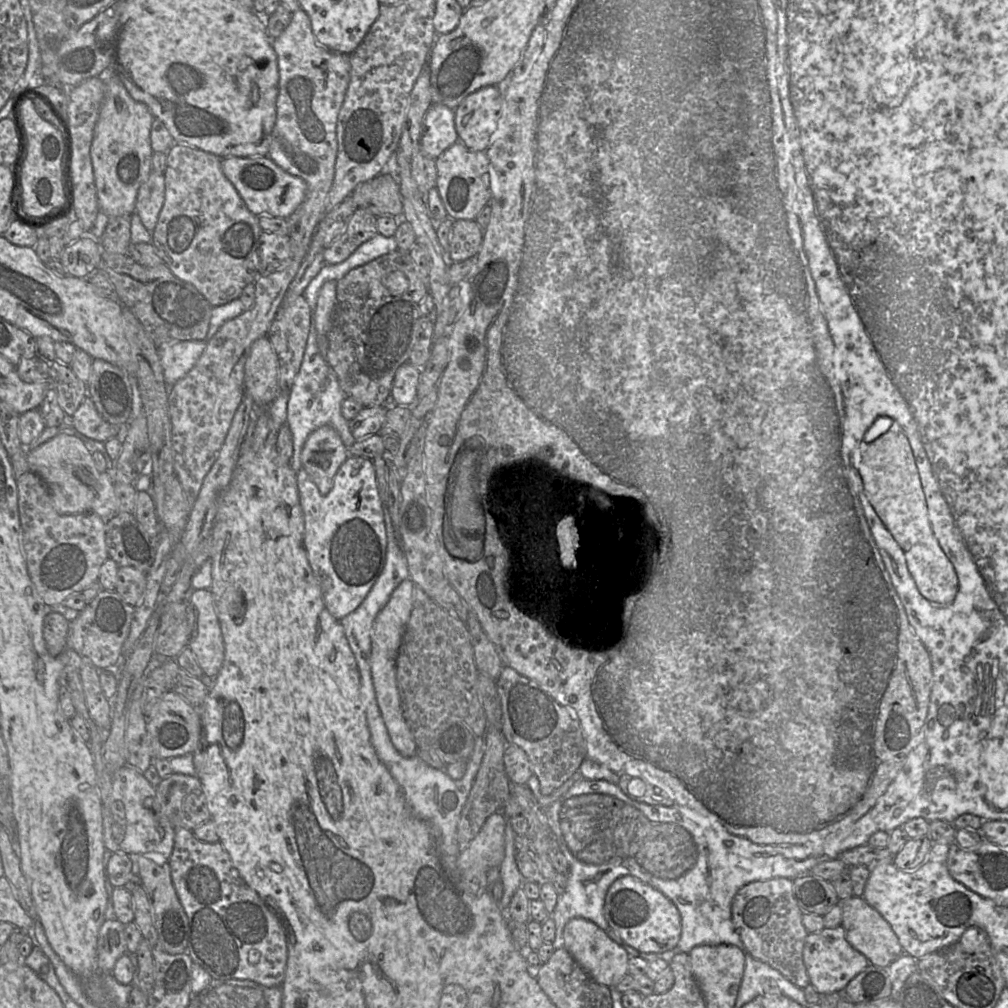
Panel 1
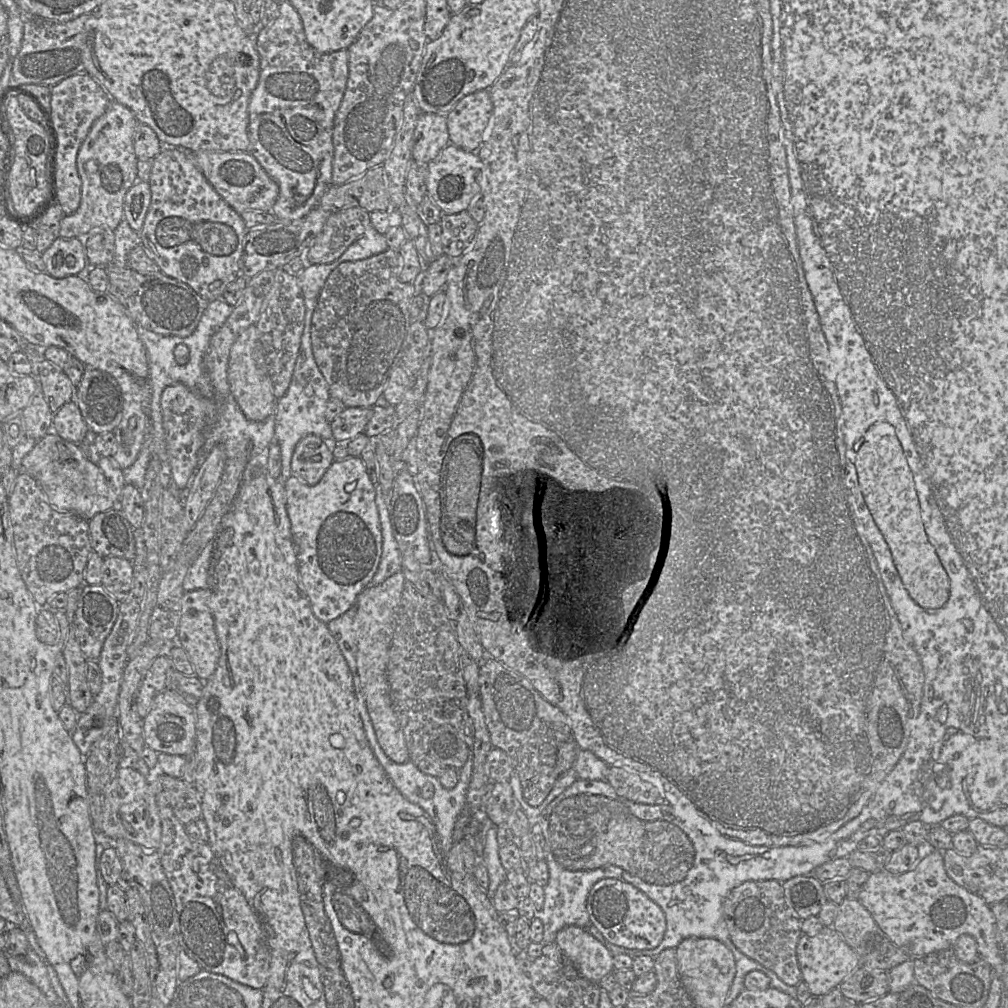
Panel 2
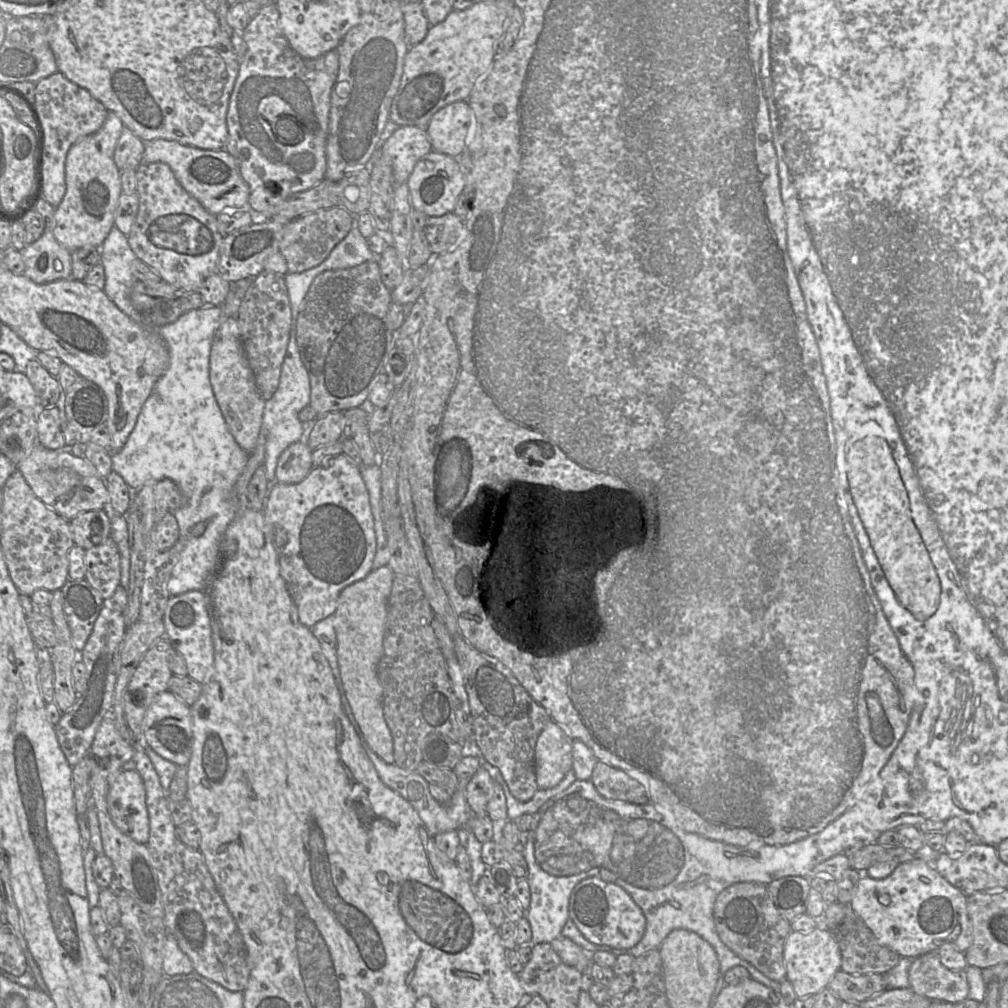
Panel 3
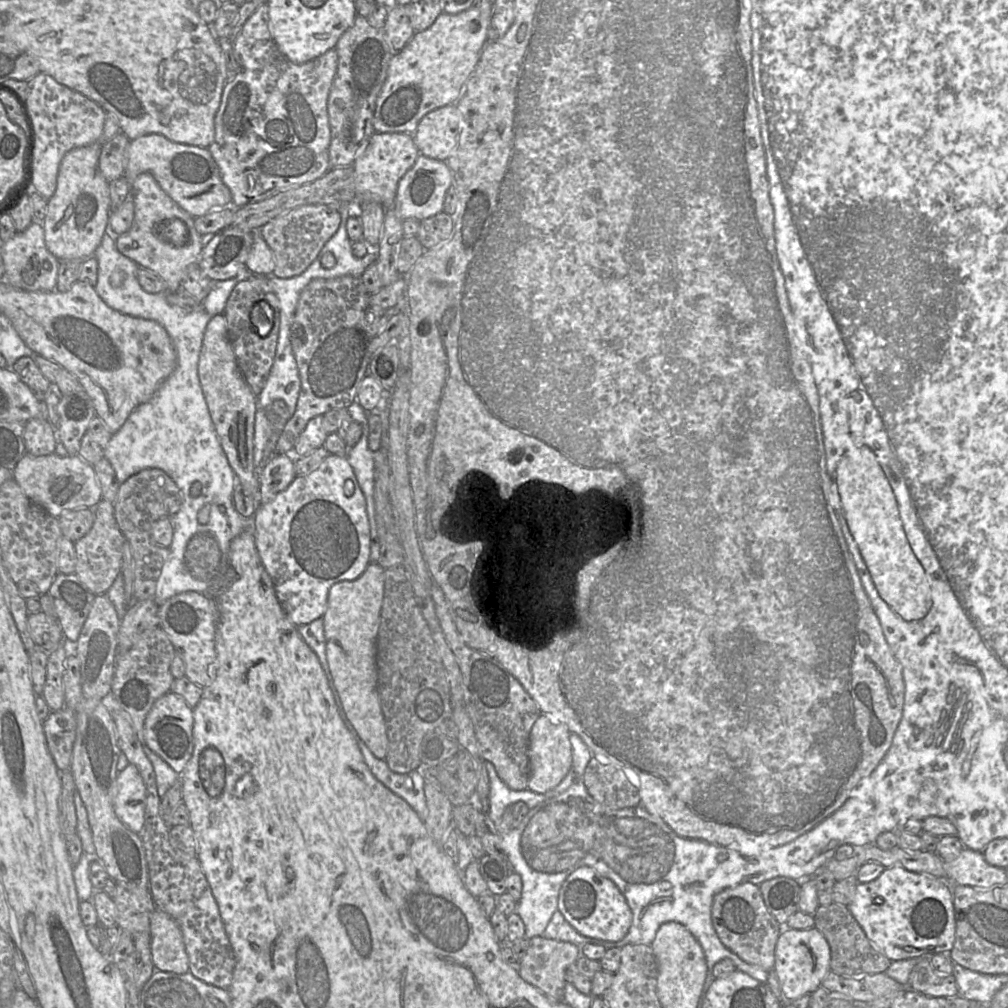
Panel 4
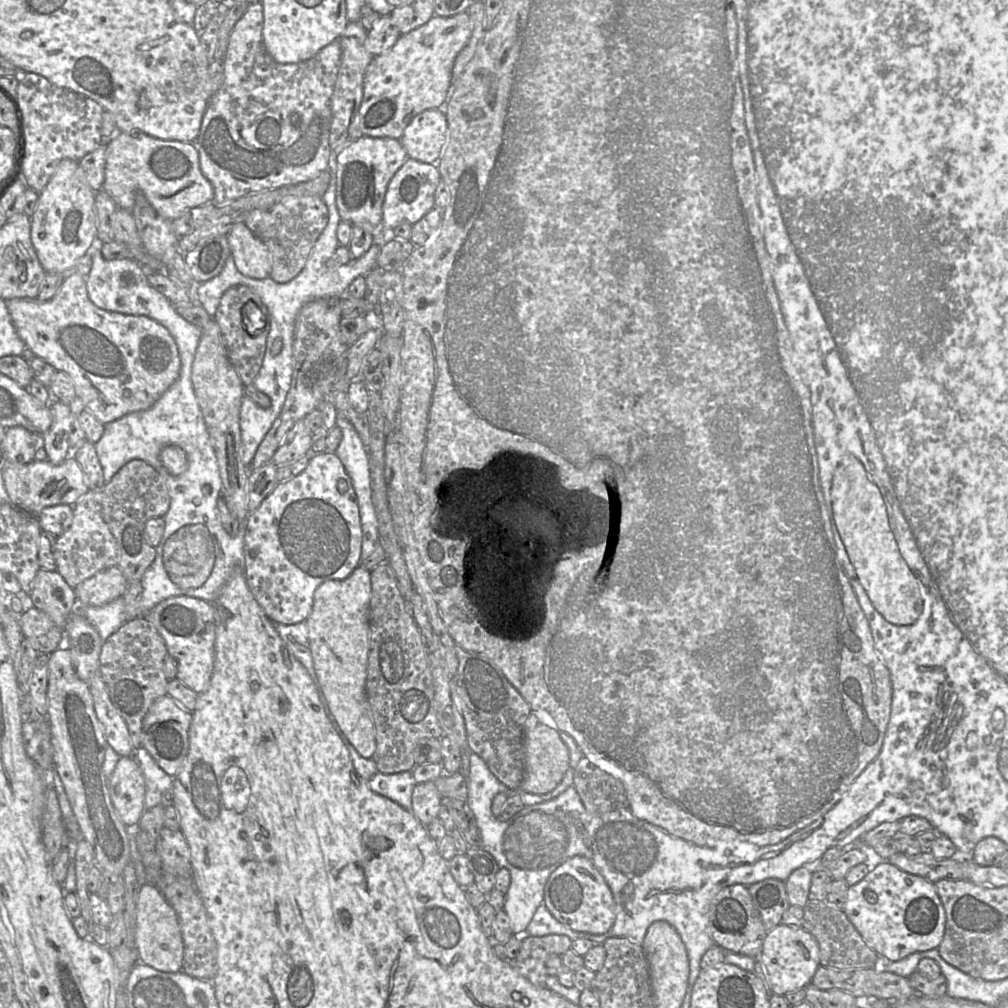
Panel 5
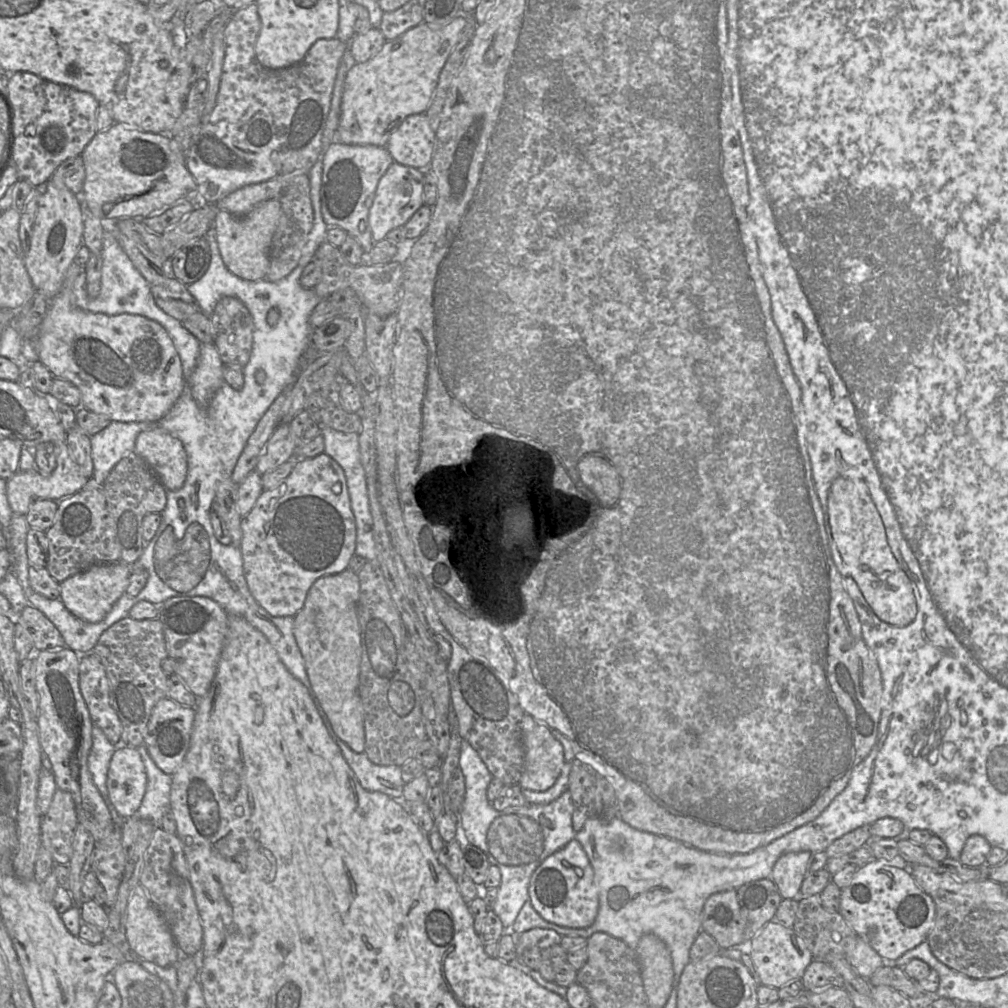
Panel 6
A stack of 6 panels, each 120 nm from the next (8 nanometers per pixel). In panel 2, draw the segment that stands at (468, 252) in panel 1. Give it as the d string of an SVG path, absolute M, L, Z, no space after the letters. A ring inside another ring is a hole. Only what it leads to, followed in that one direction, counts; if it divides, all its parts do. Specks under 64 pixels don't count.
M466 211L443 214L440 220L444 255L451 259L460 258L472 244L478 224Z

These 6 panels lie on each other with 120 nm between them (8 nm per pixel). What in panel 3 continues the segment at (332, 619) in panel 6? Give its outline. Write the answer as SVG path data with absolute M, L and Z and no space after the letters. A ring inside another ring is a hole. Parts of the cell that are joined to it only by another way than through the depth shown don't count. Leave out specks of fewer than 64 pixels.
M385 566L371 571L362 580L346 587L333 615L340 675L338 688L345 713L359 741L366 741L370 749L386 763L394 763L393 737L384 716L378 664L383 652L387 605L395 575L399 574L394 574Z

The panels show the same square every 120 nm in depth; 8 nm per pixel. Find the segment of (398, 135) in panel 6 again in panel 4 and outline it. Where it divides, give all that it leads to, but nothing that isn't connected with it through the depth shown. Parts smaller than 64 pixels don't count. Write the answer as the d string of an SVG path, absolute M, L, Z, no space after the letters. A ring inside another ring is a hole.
M451 104L426 114L412 135L421 155L446 161L457 146L460 126L460 112Z

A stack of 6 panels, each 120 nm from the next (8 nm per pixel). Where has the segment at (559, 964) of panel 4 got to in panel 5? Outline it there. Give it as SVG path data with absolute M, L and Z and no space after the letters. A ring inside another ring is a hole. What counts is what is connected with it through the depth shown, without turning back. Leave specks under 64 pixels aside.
M521 935L521 947L515 958L515 970L536 986L544 986L548 973L546 960L550 955L563 955L571 948L572 940L566 935L529 936Z

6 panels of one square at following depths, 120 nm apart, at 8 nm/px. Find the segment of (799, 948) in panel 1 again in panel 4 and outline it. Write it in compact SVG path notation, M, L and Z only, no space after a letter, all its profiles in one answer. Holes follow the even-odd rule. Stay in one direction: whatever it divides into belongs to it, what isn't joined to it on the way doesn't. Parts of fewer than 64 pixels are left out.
M740 883L715 894L711 918L719 939L730 951L749 964L768 972L773 970L777 940L785 925L781 925L769 912L759 885Z

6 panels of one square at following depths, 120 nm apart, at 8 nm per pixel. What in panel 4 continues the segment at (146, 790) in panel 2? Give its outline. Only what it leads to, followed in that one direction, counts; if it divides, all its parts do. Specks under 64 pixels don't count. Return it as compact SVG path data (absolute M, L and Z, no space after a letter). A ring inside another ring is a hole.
M131 763L117 775L113 807L120 821L139 834L145 820L146 786L137 767Z

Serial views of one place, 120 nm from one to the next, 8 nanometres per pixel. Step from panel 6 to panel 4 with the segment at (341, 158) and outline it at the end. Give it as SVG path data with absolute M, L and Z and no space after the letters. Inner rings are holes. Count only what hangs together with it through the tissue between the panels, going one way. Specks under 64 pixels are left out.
M374 133L363 152L352 164L355 173L356 201L375 201L386 209L393 206L400 179L414 165L420 151L409 133Z

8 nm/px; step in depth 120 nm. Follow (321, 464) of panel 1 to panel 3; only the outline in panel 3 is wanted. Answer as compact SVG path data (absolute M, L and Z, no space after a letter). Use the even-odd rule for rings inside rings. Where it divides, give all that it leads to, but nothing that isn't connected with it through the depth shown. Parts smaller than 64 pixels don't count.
M295 442L289 445L278 458L275 482L297 484L304 480L314 467L312 450L305 442Z

